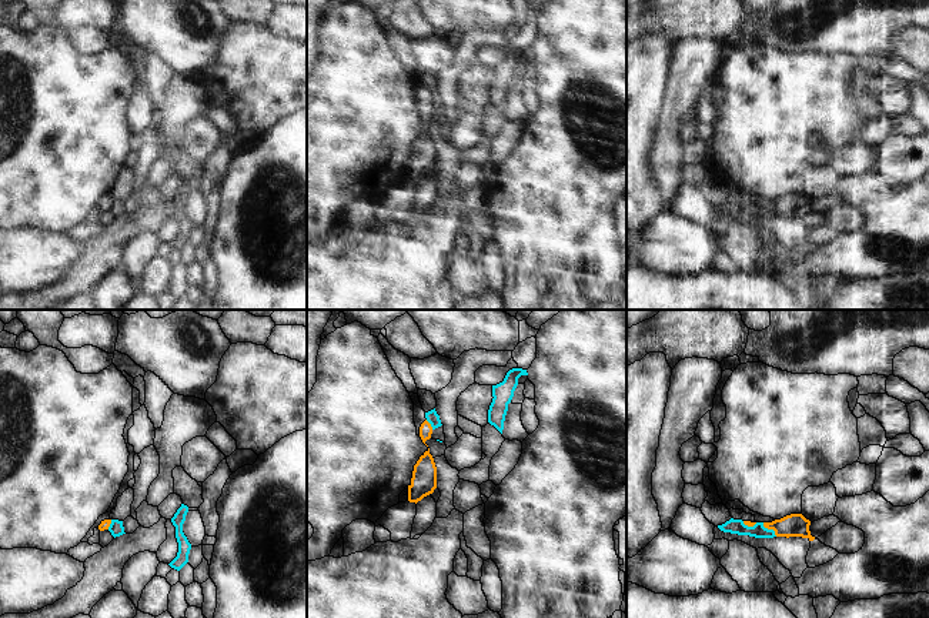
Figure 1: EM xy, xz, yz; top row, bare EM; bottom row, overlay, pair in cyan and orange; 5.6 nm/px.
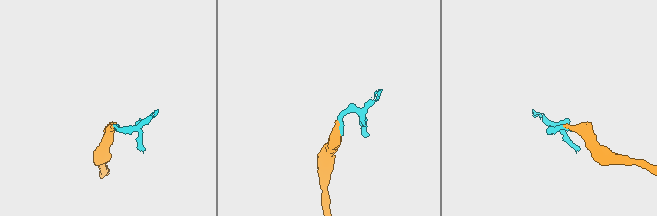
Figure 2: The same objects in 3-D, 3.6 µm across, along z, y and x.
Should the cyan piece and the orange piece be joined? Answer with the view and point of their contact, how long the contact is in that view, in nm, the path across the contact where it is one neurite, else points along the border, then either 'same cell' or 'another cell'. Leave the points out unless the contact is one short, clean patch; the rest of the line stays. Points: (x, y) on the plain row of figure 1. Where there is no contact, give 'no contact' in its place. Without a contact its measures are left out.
yz (769, 210) | 120 nm | along yz (762, 203), (777, 216) | another cell

